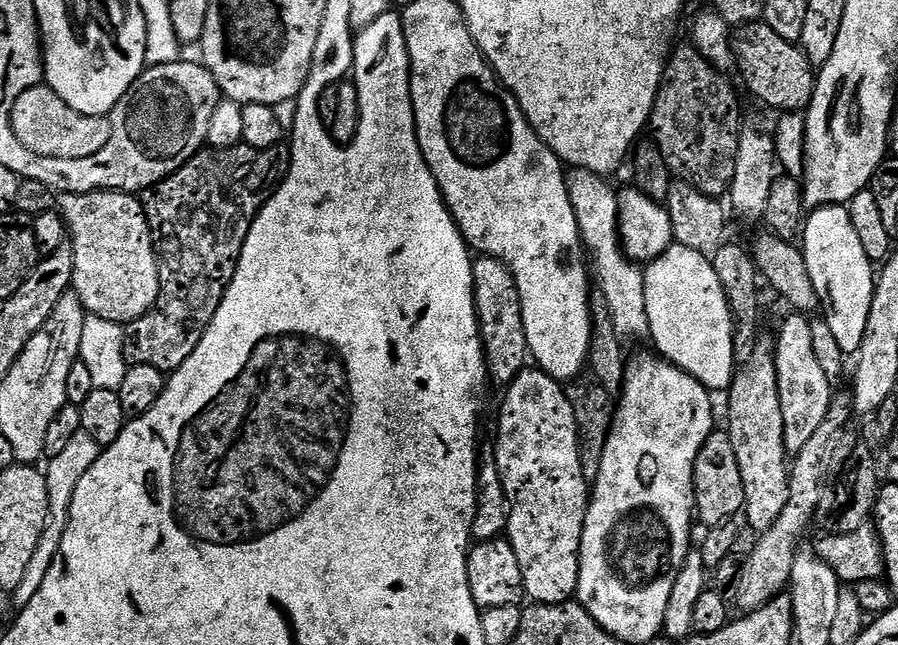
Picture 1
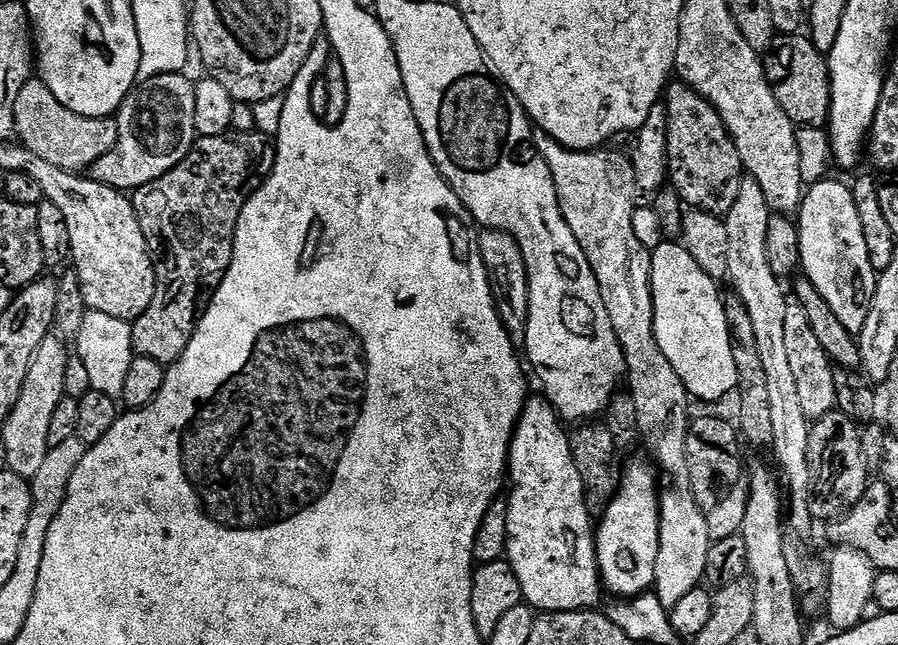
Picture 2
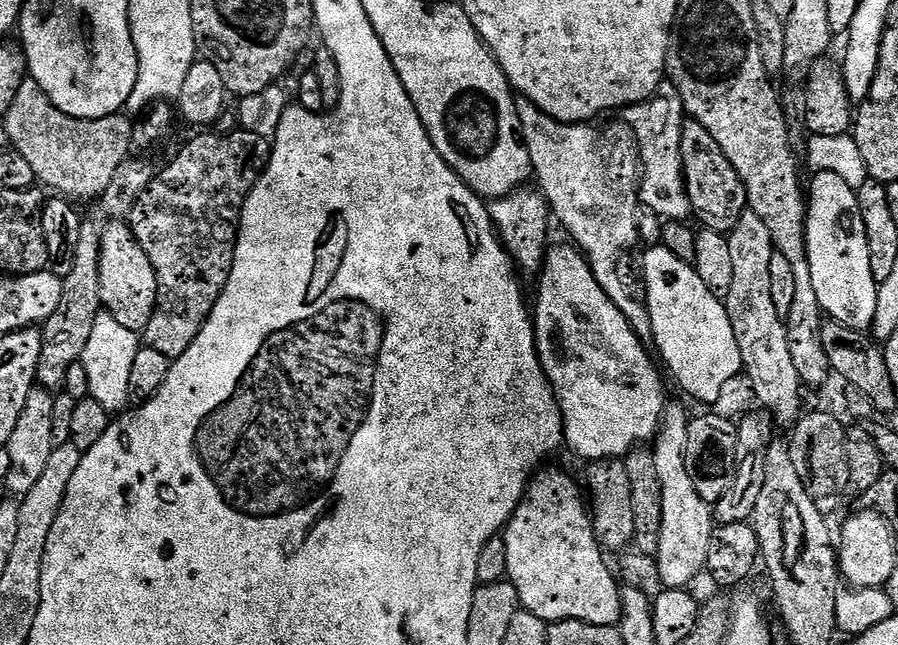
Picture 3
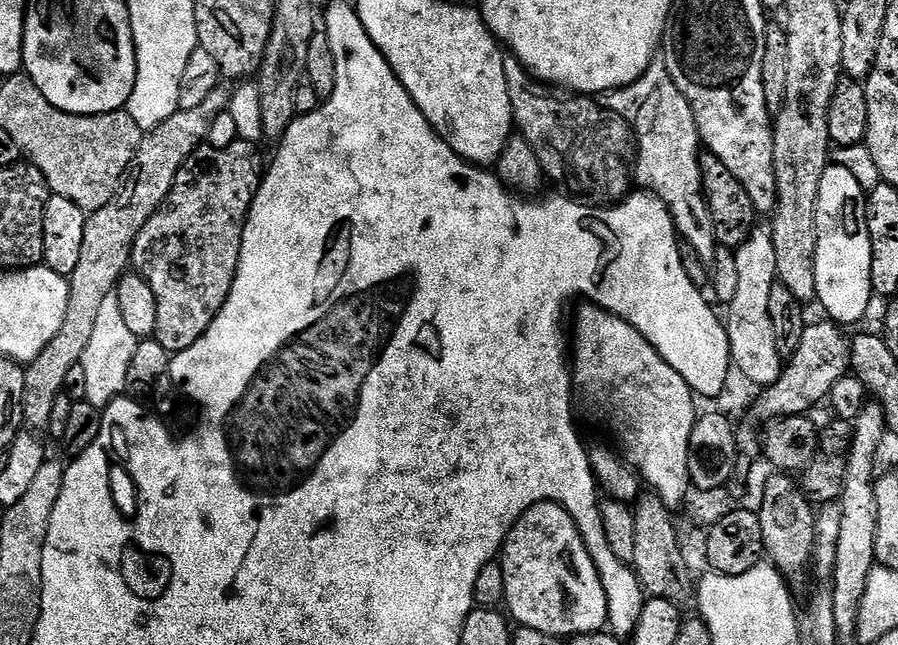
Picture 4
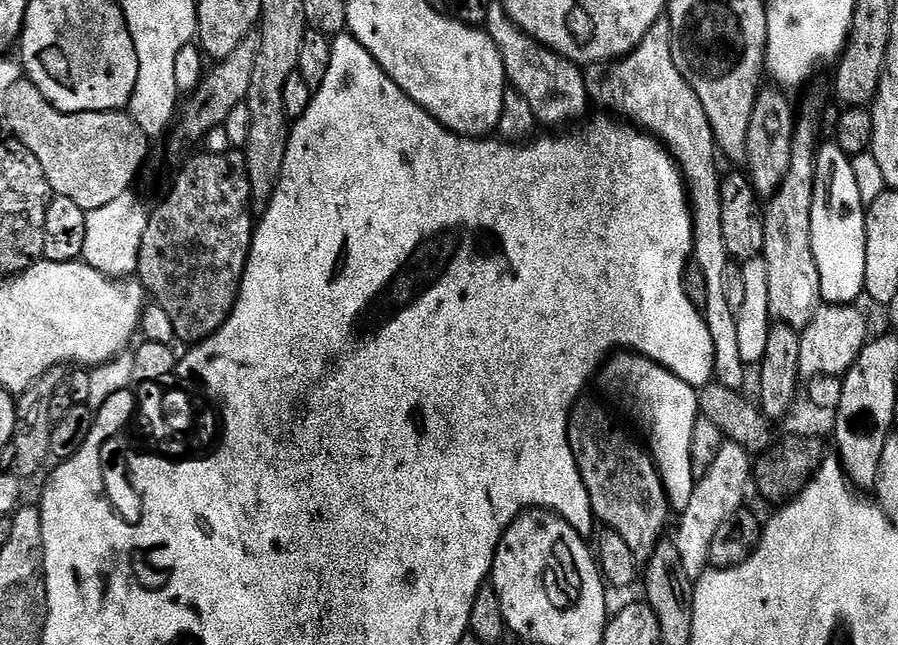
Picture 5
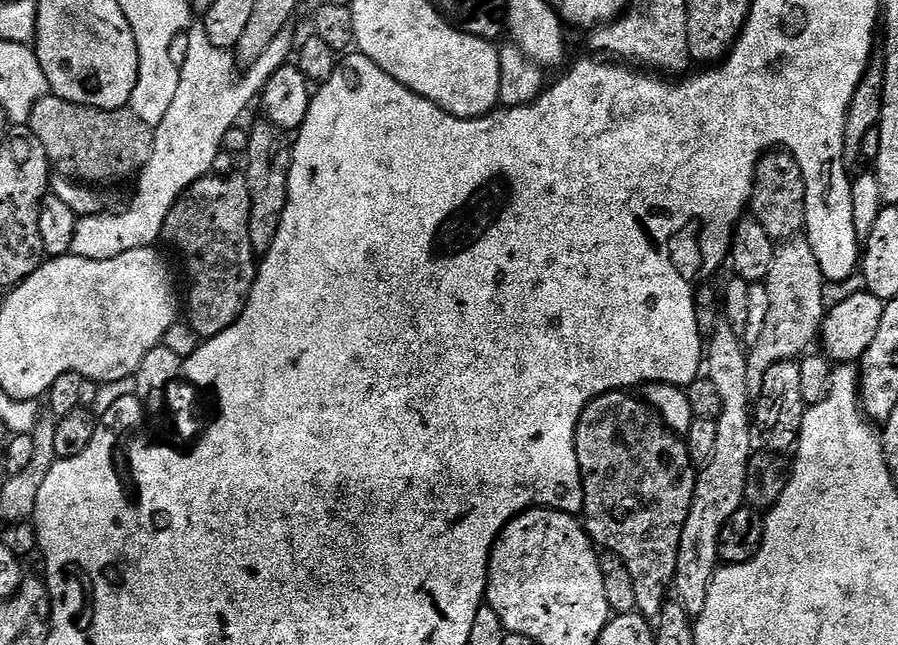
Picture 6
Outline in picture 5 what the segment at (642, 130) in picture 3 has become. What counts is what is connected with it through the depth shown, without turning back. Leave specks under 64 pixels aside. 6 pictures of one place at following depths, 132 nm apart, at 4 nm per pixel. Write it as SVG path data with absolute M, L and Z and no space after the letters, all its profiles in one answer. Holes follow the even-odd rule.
M661 18L658 22L654 22L654 26L650 26L650 34L646 34L646 38L642 38L642 42L630 53L630 55L620 57L619 60L609 63L605 68L600 66L589 67L587 71L584 72L584 81L586 82L586 90L588 91L589 97L591 97L593 101L601 100L606 107L613 108L613 110L608 110L615 113L617 117L623 118L627 123L633 126L639 126L641 129L647 130L651 135L655 136L657 140L661 141L664 147L672 153L673 160L676 161L681 174L684 175L684 186L688 189L688 198L692 206L692 256L694 257L695 264L702 266L702 274L706 274L706 290L710 293L708 304L702 309L702 315L706 322L706 326L710 330L712 341L716 344L716 370L714 376L722 386L737 390L743 389L742 386L744 384L744 372L746 372L746 366L742 362L742 353L738 347L737 312L730 310L730 302L726 302L726 270L730 263L730 257L726 250L726 237L724 231L722 231L722 171L720 172L720 164L716 161L716 156L718 157L718 149L716 146L716 139L714 138L714 130L710 126L710 118L706 118L706 110L702 106L702 102L698 102L698 94L694 94L690 82L686 82L686 78L682 76L682 70L678 70L678 66L674 64L674 34L672 33L671 20L668 18Z

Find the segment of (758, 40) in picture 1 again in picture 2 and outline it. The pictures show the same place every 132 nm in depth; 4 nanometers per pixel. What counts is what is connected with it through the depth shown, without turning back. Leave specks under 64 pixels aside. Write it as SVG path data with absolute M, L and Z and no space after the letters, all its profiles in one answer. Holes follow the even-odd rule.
M782 34L764 56L764 73L775 90L778 104L797 127L824 128L832 105L832 78L827 57L804 34Z

